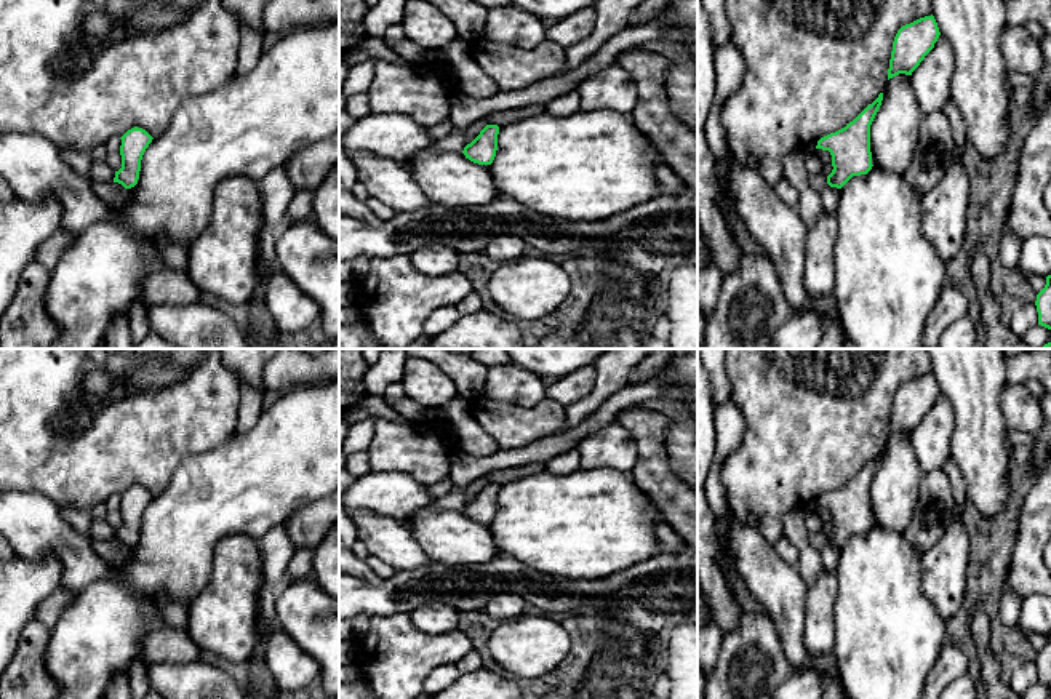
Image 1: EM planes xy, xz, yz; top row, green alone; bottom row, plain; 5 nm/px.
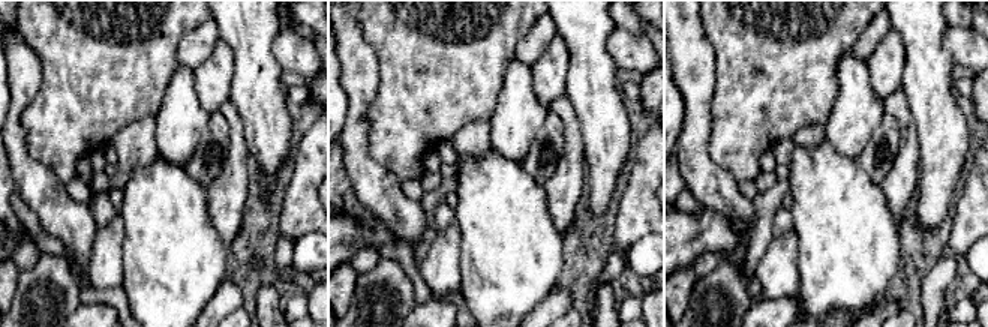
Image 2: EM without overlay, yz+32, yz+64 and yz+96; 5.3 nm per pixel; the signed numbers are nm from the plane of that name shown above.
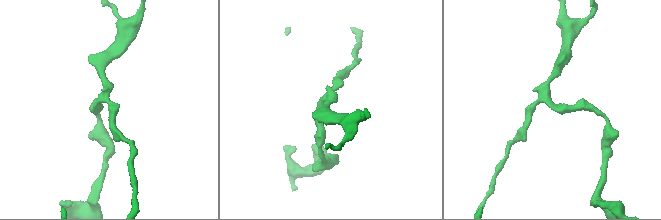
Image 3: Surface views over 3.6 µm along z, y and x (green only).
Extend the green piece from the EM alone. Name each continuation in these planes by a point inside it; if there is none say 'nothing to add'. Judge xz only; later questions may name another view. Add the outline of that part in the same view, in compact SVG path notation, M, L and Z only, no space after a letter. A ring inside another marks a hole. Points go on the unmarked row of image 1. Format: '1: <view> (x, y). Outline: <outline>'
nothing to add

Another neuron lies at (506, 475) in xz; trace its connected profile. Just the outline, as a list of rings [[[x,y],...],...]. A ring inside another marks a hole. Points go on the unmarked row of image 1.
[[[536,461],[533,464],[523,464],[520,467],[509,467],[504,470],[493,470],[491,473],[485,475],[485,478],[486,478],[486,483],[498,483],[499,486],[502,486],[504,483],[518,480],[537,472],[545,472],[545,464],[541,461]]]

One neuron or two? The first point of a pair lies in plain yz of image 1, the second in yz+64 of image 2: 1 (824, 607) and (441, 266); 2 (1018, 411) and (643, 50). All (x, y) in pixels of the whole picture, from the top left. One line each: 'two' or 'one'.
1: one
2: one

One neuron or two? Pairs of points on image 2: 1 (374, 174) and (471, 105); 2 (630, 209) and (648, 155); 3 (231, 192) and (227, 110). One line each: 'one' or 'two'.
1: two
2: one
3: one

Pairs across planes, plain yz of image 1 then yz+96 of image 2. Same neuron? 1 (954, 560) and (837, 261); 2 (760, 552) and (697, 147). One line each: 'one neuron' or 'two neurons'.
1: two neurons
2: one neuron

